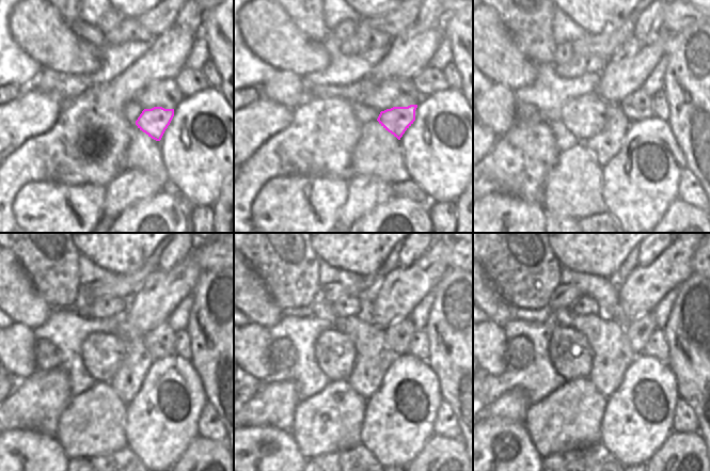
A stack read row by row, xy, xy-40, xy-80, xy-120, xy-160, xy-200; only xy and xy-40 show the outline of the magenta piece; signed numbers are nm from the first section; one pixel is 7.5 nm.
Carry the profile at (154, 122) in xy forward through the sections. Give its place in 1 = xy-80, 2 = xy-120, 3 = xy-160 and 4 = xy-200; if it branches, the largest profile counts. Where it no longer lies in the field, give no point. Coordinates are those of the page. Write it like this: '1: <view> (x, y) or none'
1: xy-80 (604, 145)
2: xy-120 (128, 379)
3: xy-160 (373, 359)
4: xy-200 (612, 355)

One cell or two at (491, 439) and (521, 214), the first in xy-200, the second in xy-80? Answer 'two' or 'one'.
one

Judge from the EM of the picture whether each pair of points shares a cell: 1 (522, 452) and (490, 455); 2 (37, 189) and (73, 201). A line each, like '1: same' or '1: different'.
1: same
2: same

